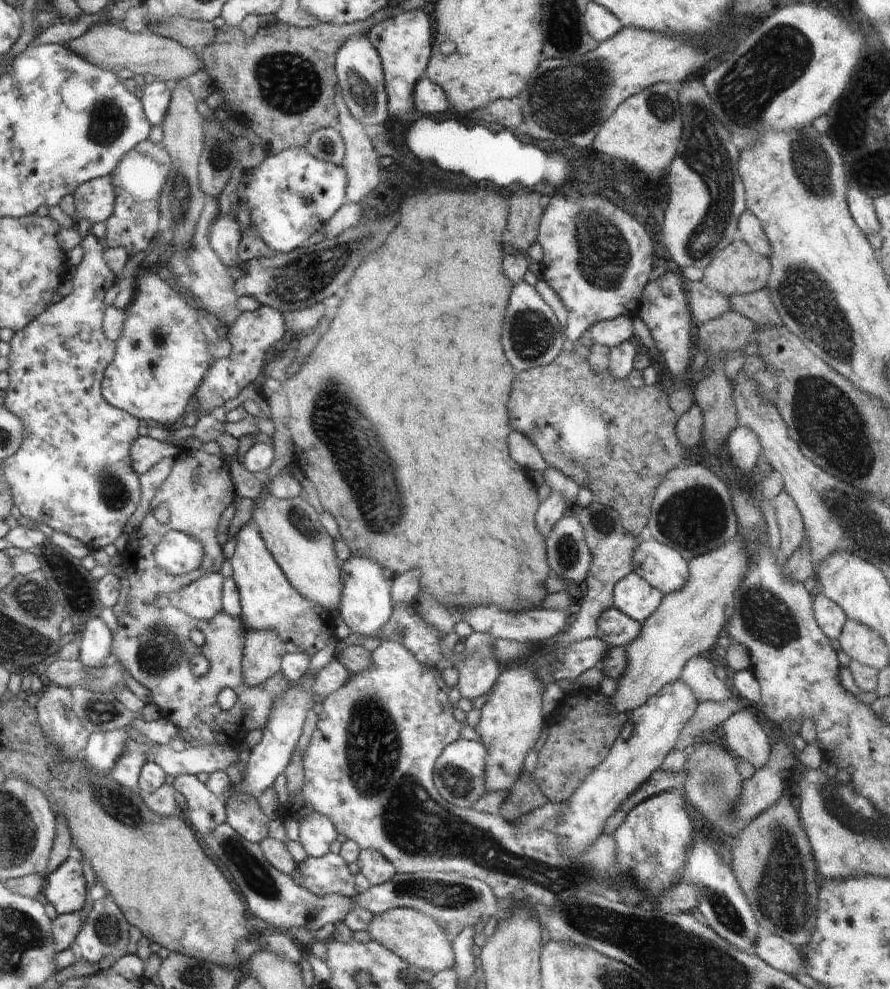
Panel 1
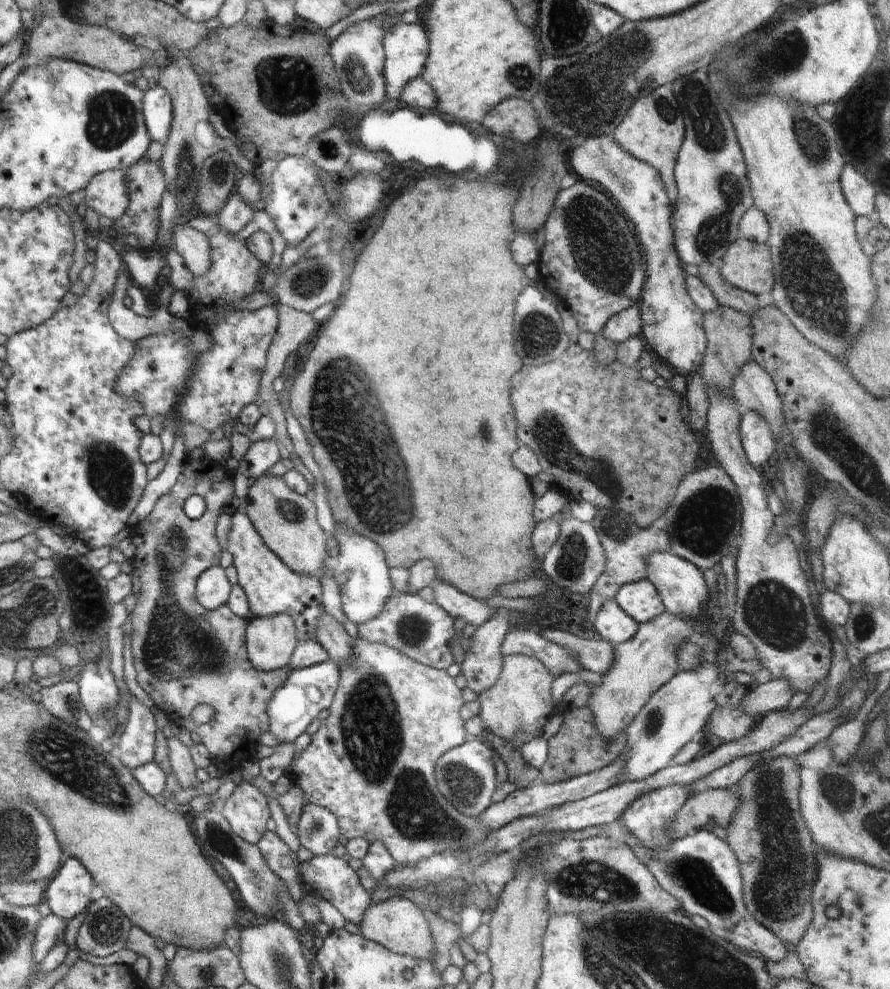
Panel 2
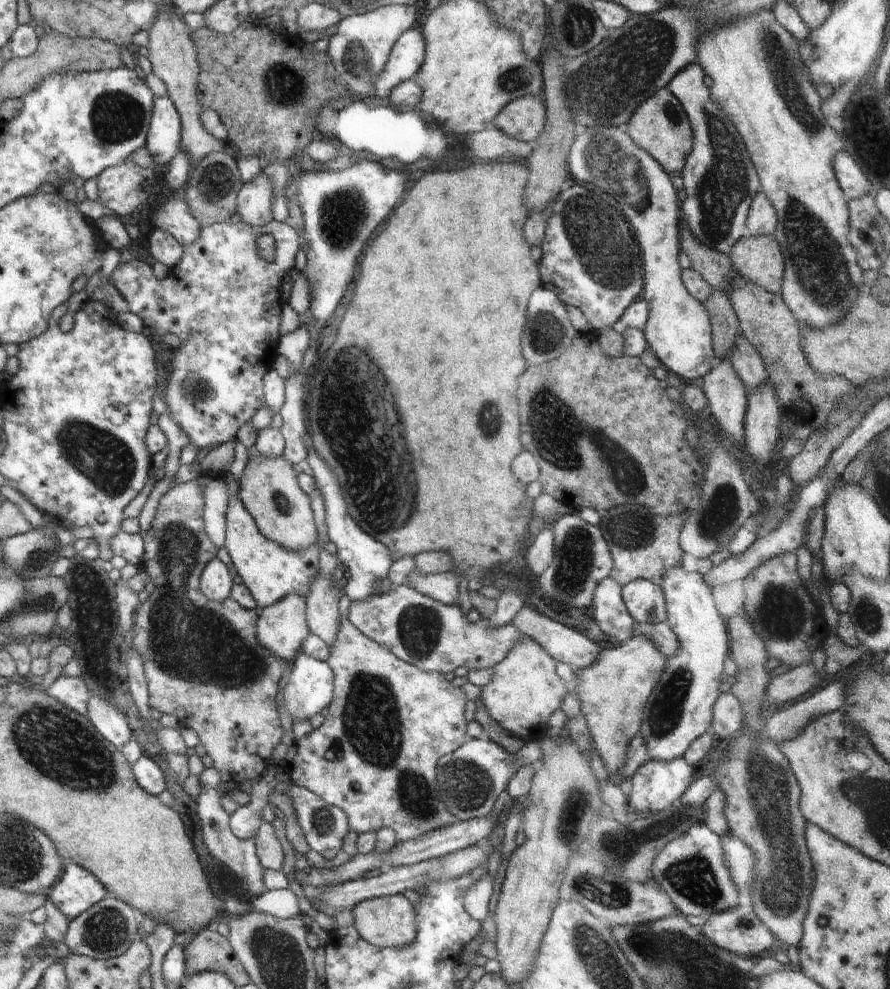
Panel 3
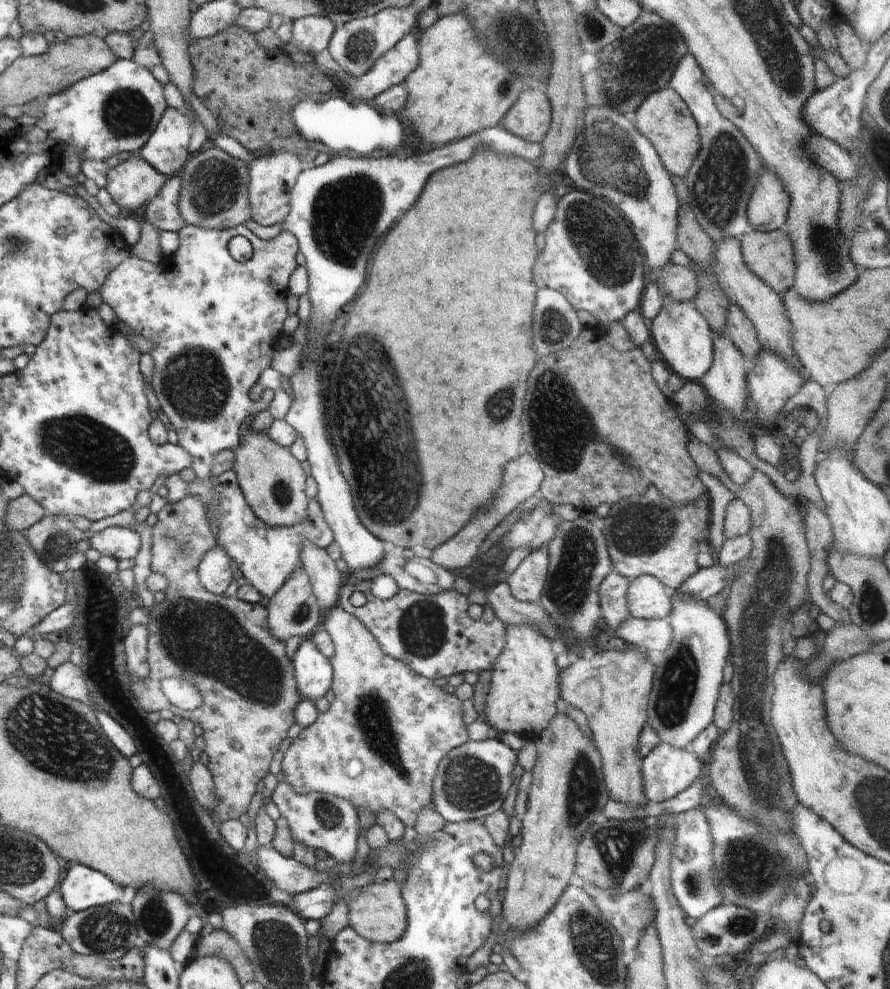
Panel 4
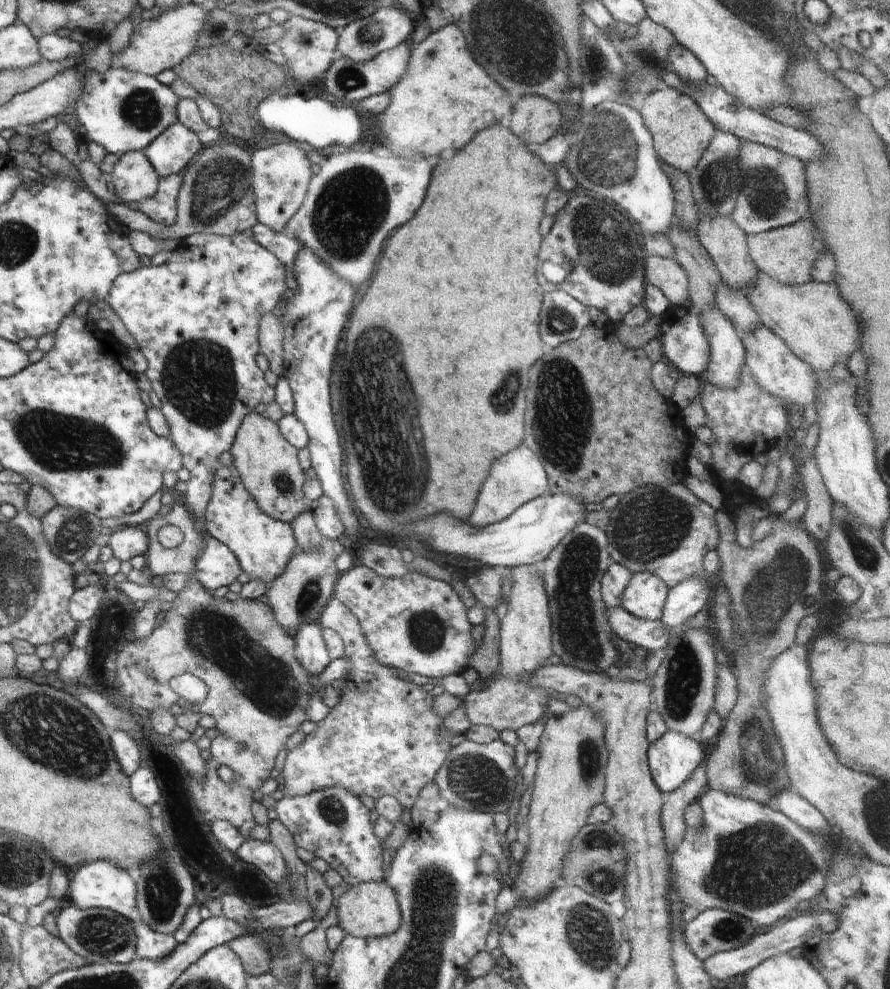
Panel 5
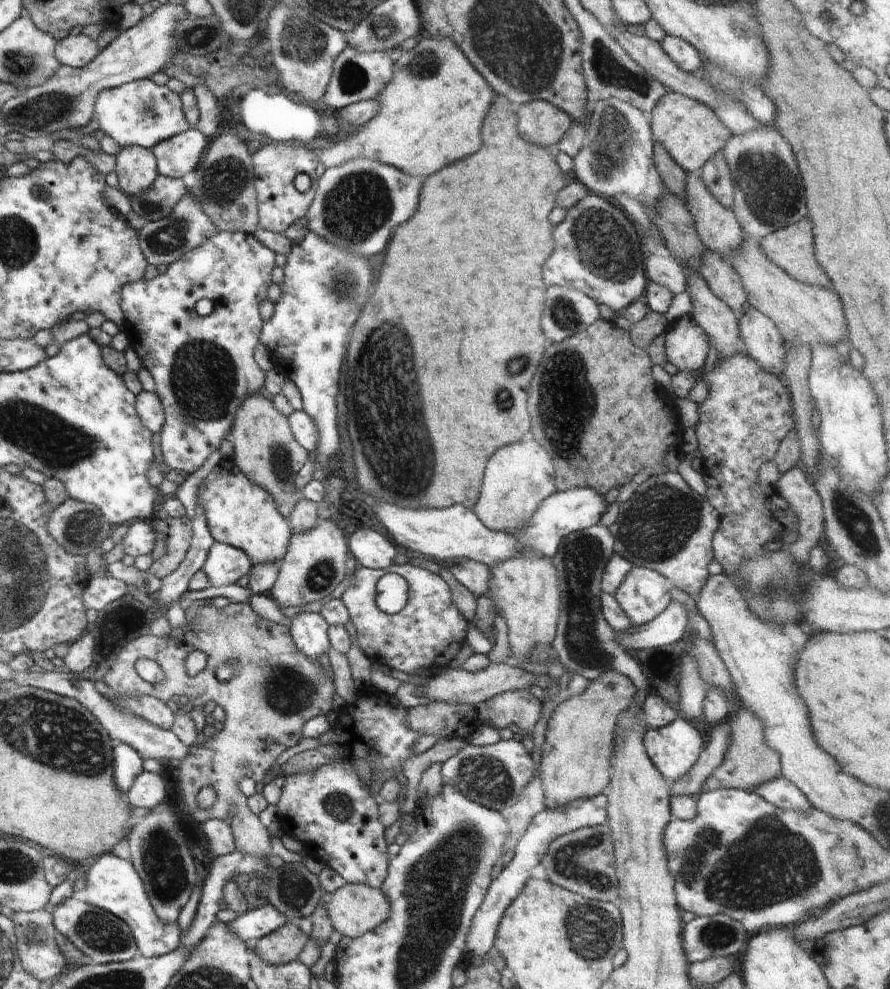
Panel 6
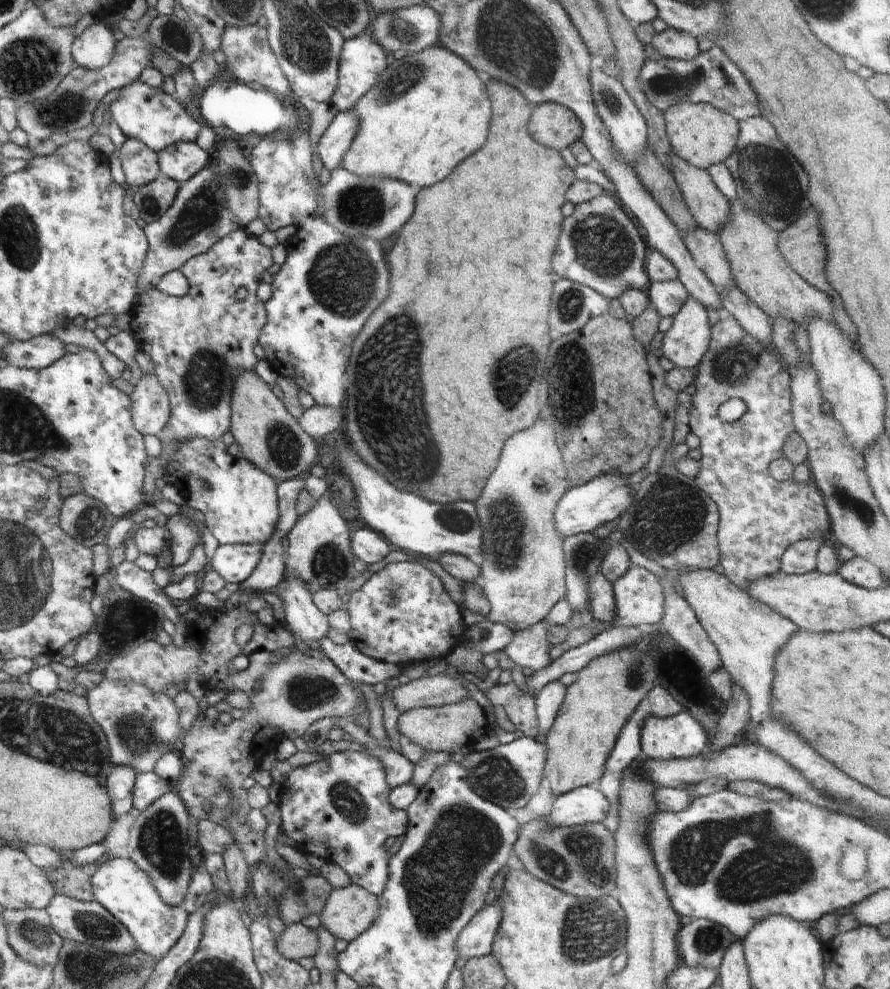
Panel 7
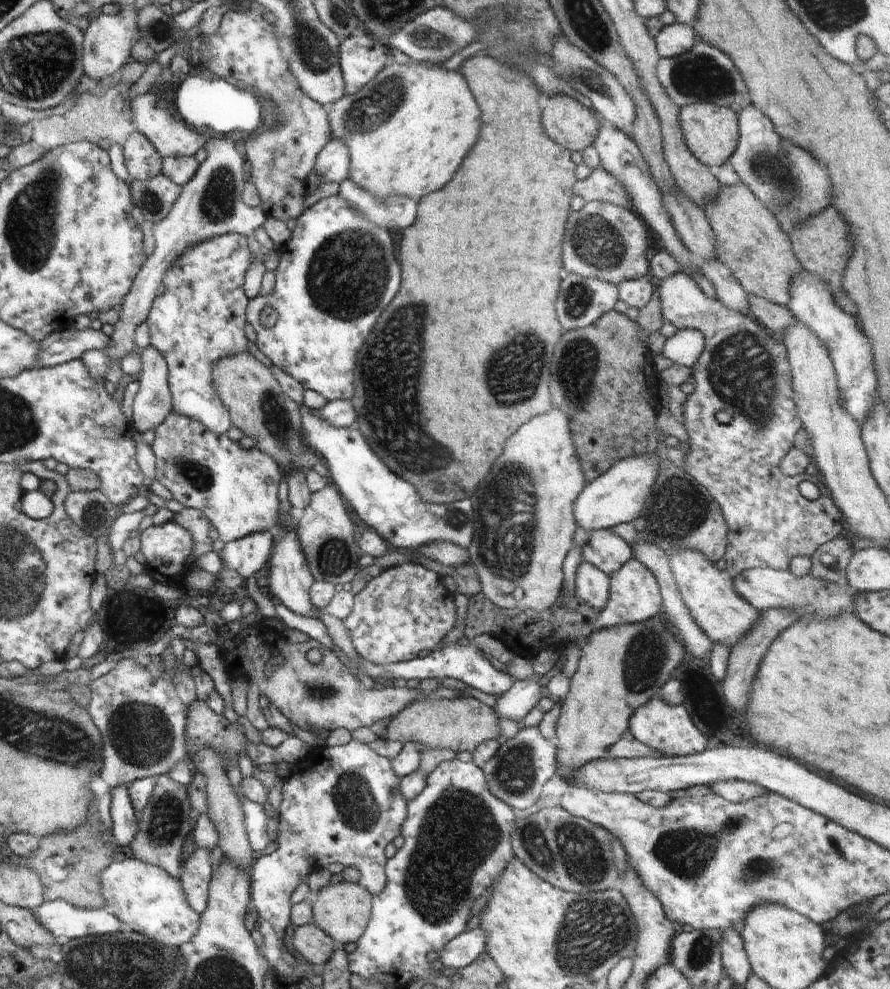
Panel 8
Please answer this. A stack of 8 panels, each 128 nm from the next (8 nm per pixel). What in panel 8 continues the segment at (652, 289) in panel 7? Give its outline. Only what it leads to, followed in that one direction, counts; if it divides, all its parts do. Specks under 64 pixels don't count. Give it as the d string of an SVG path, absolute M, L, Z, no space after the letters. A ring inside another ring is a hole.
M680 270L676 274L655 283L655 286L658 288L657 291L659 292L661 300L661 317L664 324L670 322L670 324L674 324L678 329L694 329L700 331L705 338L704 350L701 352L698 360L694 363L694 366L690 367L694 392L686 397L682 409L681 423L682 426L685 426L687 442L689 443L688 450L690 450L690 452L684 456L684 460L682 460L681 463L675 464L684 469L695 481L698 481L720 505L728 529L728 544L723 558L726 559L726 572L732 578L737 577L742 571L756 567L788 571L790 561L794 557L811 557L816 553L816 550L818 550L818 547L821 544L844 535L847 525L846 522L844 522L843 514L838 510L838 507L835 505L830 491L825 484L820 484L822 488L819 489L819 498L811 501L802 496L800 491L798 491L798 484L800 484L802 480L806 480L808 476L791 477L785 472L782 472L782 469L780 468L780 461L783 459L783 456L795 446L796 433L803 428L794 400L791 364L787 357L787 348L780 337L773 335L752 314L742 314L741 312L730 308L728 305L725 305L720 299L709 298L706 294L702 293L702 290L698 287L695 281L691 281L691 278ZM719 410L730 412L730 414L732 414L732 421L728 422L728 424L719 423L714 416Z

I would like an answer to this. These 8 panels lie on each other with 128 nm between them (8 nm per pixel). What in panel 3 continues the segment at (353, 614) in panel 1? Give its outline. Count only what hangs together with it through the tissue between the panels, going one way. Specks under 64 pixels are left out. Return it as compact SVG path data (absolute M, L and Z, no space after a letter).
M311 447L307 451L307 461L312 470L312 476L315 480L315 486L320 491L325 508L326 532L330 541L334 542L337 548L337 558L344 568L347 577L345 593L351 601L361 601L378 593L375 588L386 578L388 578L388 569L393 563L389 550L383 545L382 541L377 541L367 532L364 532L356 521L350 516L346 501L343 497L342 486L339 478L331 469L330 465L324 461L324 458L317 453L317 450Z

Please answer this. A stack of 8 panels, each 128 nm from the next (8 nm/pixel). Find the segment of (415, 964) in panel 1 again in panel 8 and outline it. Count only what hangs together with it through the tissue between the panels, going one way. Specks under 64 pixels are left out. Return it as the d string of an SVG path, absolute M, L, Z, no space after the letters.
M343 881L322 887L311 899L311 903L313 923L333 938L338 945L343 946L348 942L356 942L362 936L371 917L373 896L358 883Z

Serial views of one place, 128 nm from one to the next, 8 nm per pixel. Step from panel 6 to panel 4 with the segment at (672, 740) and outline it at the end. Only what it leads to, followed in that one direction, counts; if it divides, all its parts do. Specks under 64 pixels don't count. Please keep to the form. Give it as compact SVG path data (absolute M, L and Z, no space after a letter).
M660 743L650 754L642 758L641 771L643 776L643 793L647 802L661 803L671 799L679 792L704 776L704 765L700 762L693 746L675 747Z

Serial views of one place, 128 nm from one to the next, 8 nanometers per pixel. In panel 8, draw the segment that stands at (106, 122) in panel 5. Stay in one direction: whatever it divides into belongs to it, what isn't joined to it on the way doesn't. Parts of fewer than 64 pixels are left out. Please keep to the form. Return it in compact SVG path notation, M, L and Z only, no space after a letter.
M152 90L150 94L145 93L140 97L136 98L132 107L127 107L130 113L134 115L134 120L131 119L132 124L134 123L135 130L145 134L150 142L155 146L155 149L160 153L161 157L177 157L177 156L189 156L194 157L196 152L200 148L204 148L207 143L206 137L202 134L198 134L197 130L190 127L180 120L176 120L170 112L171 106L160 98L158 90Z

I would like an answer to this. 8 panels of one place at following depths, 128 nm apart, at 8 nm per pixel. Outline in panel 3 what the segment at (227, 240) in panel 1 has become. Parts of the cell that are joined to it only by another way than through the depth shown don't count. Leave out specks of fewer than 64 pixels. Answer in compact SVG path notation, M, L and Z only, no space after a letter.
M260 173L252 181L243 183L237 194L237 209L241 220L253 227L260 227L272 219L271 198L273 186L269 178Z

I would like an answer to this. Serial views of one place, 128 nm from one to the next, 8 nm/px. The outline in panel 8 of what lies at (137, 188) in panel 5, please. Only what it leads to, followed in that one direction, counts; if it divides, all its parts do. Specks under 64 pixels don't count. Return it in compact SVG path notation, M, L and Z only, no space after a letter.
M134 130L123 147L124 162L133 180L145 181L161 173L163 157L145 134Z

